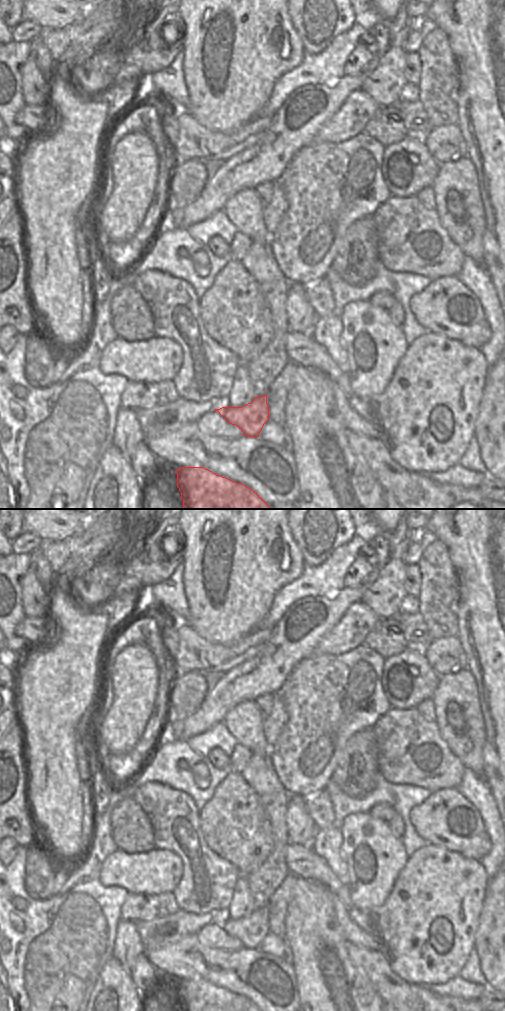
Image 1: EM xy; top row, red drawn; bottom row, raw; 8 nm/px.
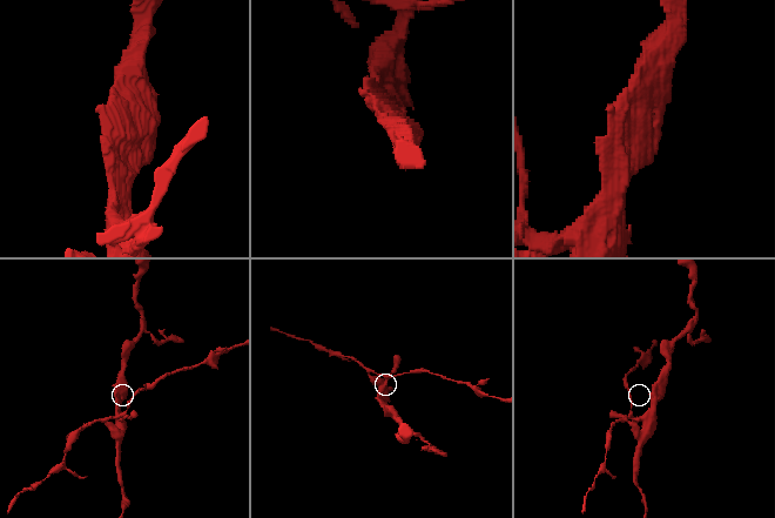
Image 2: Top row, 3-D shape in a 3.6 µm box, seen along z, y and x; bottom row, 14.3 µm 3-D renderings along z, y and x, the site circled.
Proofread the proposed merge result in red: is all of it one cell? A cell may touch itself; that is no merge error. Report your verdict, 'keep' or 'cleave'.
cleave

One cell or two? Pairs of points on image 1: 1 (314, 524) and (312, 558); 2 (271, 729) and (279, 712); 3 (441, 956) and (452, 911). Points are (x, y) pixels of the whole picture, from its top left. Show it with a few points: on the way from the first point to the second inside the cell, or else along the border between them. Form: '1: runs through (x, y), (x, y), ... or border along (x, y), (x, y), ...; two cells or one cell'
1: runs through (314, 532), (314, 548), (312, 550); one cell
2: runs through (273, 725), (278, 716); one cell
3: runs through (451, 948), (454, 945), (452, 923); one cell

